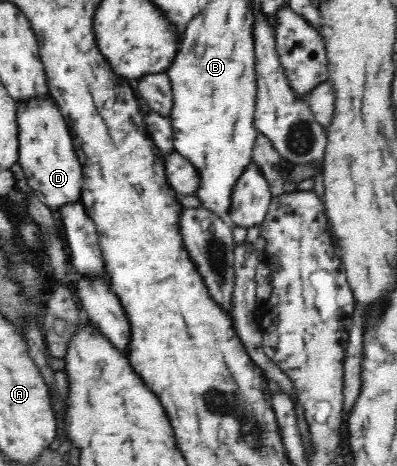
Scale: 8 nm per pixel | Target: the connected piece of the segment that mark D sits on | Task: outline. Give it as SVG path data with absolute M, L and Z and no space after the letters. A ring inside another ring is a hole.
M49 93L35 94L30 98L16 101L17 123L16 134L18 139L18 163L23 169L27 185L31 187L35 197L51 209L58 211L60 205L75 201L81 195L81 163L77 157L77 151L73 147L73 137L67 127L65 117L61 115L61 109L57 100Z

